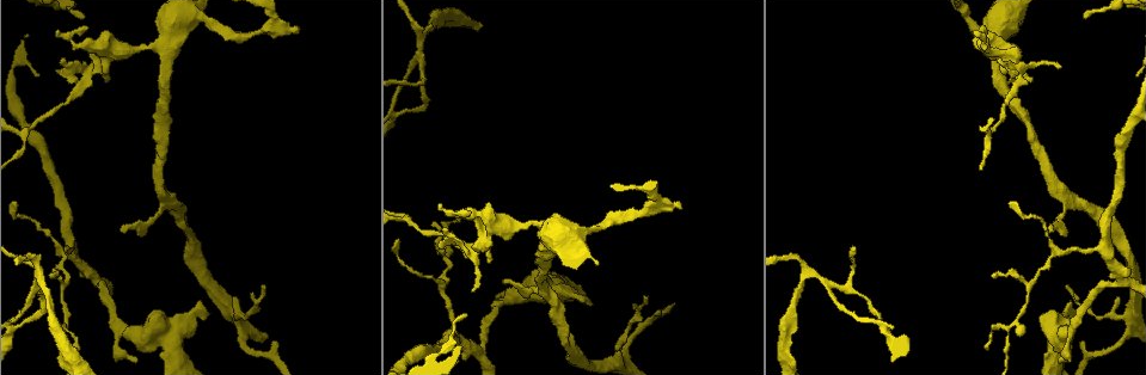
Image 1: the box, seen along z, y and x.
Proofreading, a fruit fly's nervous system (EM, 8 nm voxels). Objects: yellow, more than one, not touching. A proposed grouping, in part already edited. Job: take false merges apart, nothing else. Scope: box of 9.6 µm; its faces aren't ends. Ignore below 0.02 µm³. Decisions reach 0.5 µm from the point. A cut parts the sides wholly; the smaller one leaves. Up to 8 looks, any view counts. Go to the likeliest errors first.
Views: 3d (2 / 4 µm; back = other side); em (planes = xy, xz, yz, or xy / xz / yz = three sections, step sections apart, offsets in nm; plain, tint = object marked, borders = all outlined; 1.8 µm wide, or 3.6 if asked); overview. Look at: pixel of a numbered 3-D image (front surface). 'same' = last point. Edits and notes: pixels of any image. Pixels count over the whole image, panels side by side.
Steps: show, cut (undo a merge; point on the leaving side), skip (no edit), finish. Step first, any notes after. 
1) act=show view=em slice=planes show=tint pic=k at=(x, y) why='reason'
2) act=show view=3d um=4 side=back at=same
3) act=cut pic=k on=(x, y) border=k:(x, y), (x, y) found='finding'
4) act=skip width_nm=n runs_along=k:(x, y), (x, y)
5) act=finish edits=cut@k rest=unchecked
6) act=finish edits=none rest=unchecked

act=show view=em um=3.6 slice=planes show=plain pic=1 at=(421, 58)

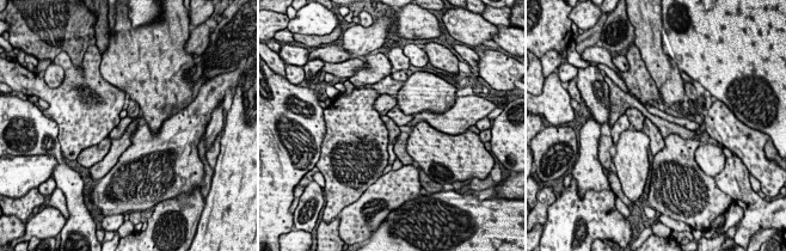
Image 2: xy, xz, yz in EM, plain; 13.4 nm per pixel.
act=show view=em um=3.6 slice=planes show=borders at=same why='see the neighbours'

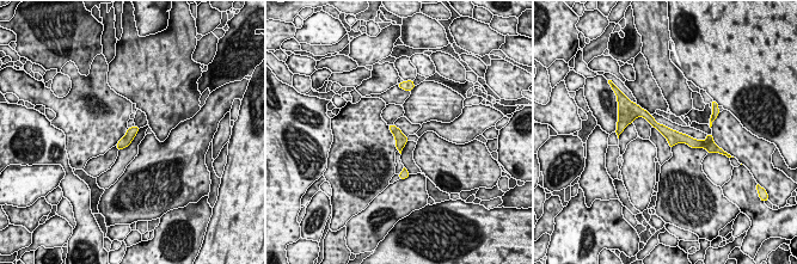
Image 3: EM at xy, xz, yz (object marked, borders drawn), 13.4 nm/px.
act=skip found='continuous, no second cell'

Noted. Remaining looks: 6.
act=show view=em um=3.6 slice=planes show=plain pic=1 at=(499, 226) why='thin neck'

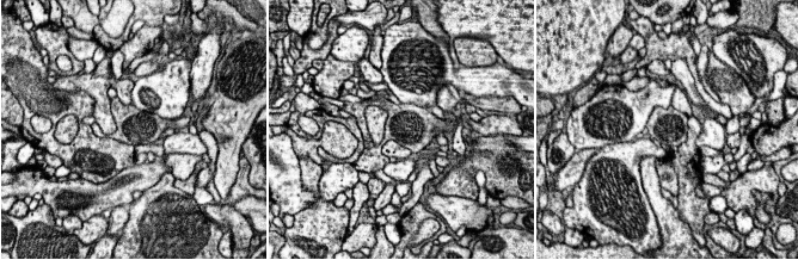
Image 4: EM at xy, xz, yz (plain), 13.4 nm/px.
act=show view=em um=3.6 slice=planes show=tint at=same why='where the object lies'

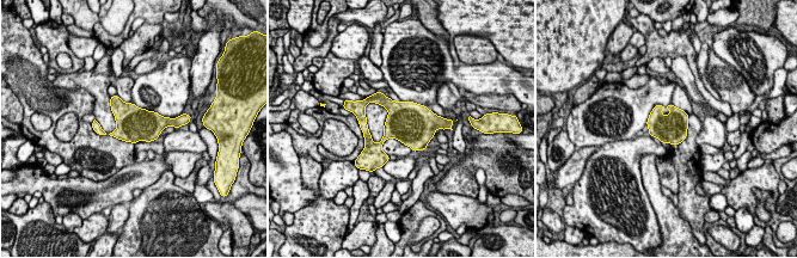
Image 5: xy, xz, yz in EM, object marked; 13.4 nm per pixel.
act=skip width_nm=460 found='all the same cell'

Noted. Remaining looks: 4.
act=show view=em um=3.6 slice=xz step=4 show=tint pic=1 at=(123, 328) why='arms part here'

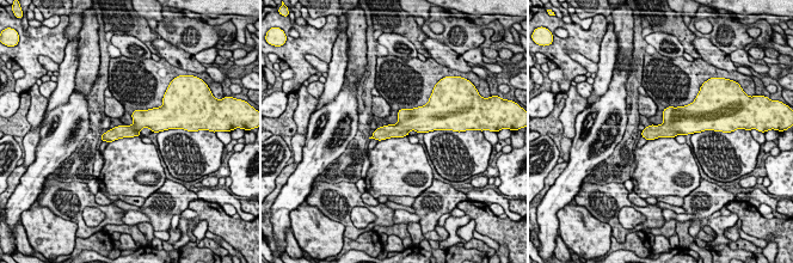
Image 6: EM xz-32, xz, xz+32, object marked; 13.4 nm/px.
act=show view=em um=3.6 slice=planes show=tint at=same

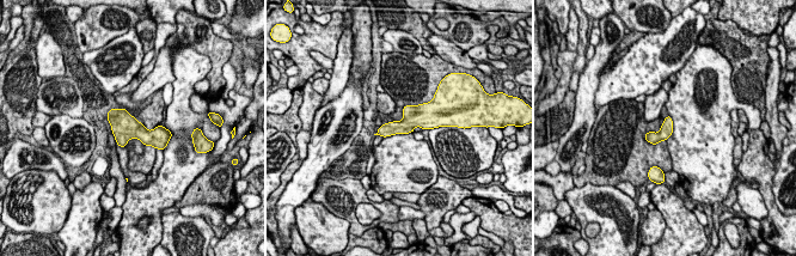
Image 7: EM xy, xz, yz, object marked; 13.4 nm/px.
act=skip found='continuous, no second cell'

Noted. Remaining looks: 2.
act=show view=em slice=yz step=8 show=tint pic=1 at=(19, 326) why='thick turns thin'

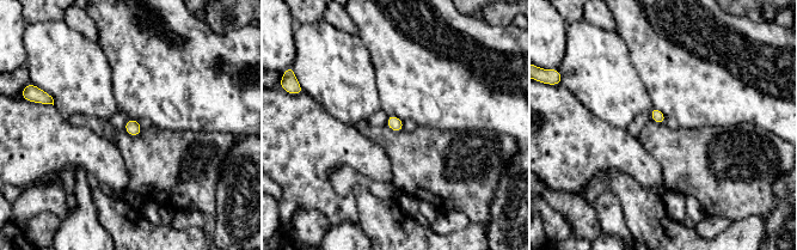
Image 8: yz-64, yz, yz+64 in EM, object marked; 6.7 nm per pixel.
act=show view=em slice=planes show=tint at=same why='another direction'

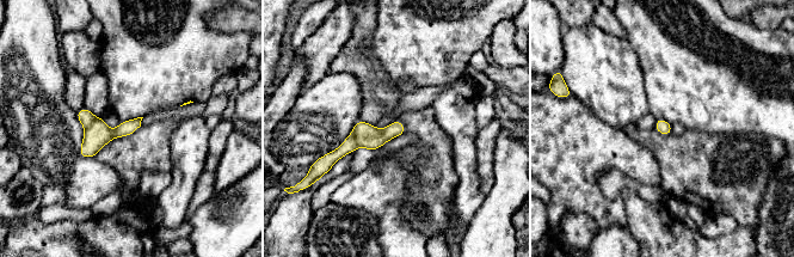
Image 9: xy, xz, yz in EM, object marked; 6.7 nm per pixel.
act=cut pic=9 on=(98, 134) found='a second cell is stuck on'

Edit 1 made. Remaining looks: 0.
act=finish edits=cut@9 rest=unchecked

